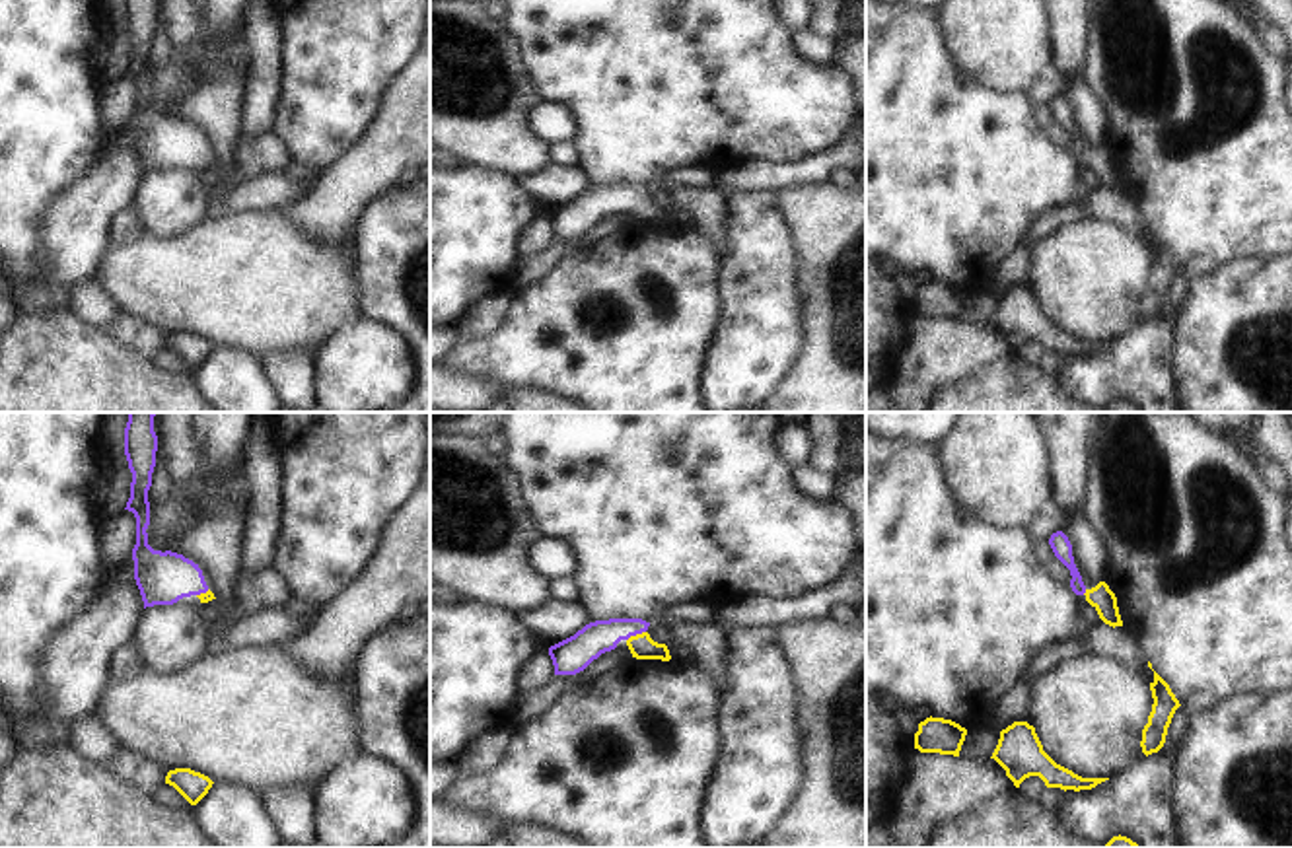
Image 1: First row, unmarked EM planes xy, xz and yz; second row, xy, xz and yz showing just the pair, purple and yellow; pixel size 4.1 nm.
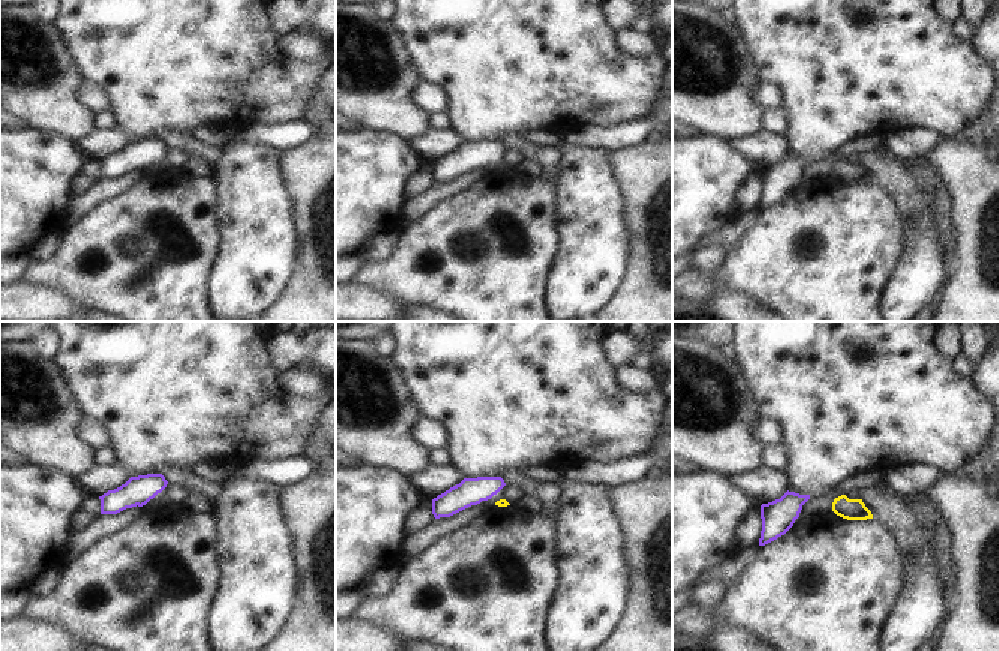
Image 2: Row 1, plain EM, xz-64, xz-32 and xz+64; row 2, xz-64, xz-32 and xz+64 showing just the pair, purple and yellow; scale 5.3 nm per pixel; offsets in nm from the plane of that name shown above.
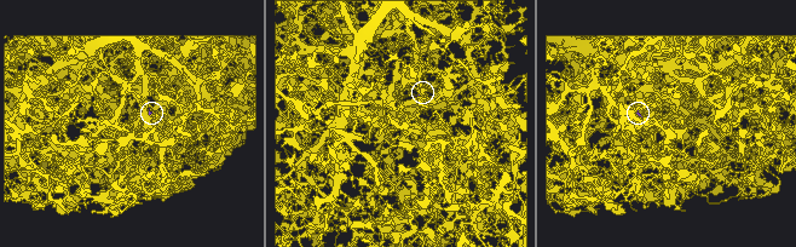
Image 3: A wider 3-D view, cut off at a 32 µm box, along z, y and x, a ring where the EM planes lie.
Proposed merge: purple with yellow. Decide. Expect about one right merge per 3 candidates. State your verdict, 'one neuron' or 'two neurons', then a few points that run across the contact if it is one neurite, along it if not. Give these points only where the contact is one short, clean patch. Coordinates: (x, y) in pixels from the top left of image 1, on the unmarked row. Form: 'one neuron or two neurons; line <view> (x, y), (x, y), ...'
one neuron; line xz (600, 201), (610, 197), (635, 199), (643, 211)

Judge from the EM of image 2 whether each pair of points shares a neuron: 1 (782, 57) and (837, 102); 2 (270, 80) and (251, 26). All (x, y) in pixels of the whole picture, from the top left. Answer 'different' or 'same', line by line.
1: same
2: same

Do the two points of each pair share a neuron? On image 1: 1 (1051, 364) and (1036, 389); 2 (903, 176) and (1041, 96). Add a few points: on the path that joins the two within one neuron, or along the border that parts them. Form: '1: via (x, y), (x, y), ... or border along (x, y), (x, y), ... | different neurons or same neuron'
1: border along (1038, 362), (1043, 374), (1059, 376) | different neurons
2: border along (1057, 78), (1041, 78), (1032, 88), (1034, 106) | different neurons

